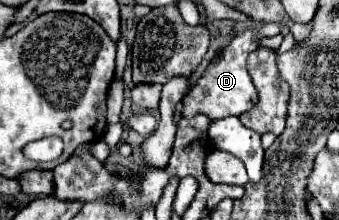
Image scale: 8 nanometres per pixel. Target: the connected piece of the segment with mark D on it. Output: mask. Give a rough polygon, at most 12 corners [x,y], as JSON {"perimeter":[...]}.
{"perimeter":[[279,23],[235,31],[183,97],[183,117],[239,117],[257,101],[245,69]]}

